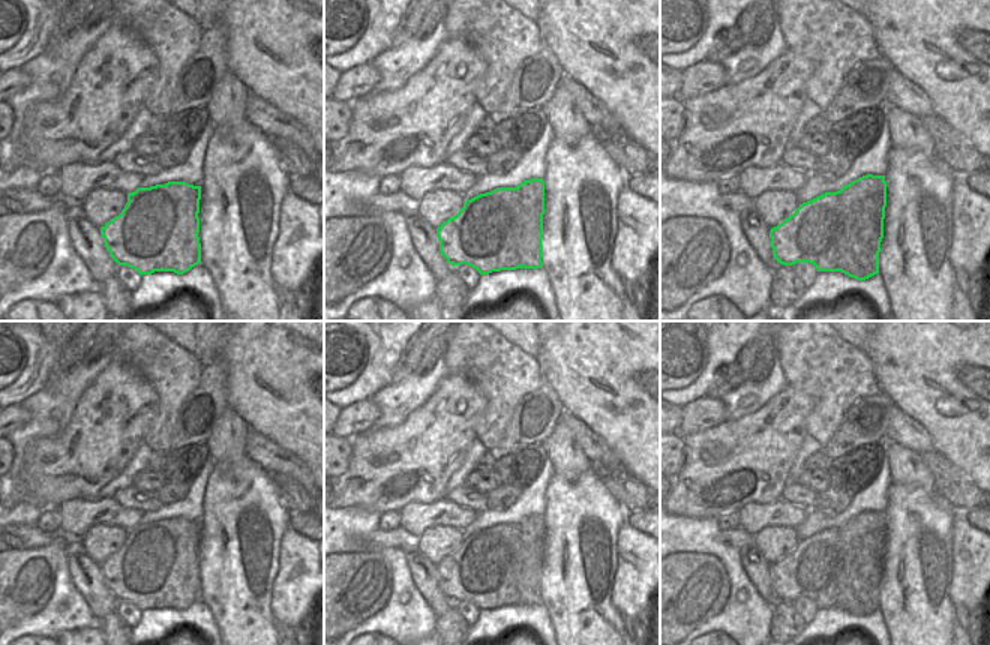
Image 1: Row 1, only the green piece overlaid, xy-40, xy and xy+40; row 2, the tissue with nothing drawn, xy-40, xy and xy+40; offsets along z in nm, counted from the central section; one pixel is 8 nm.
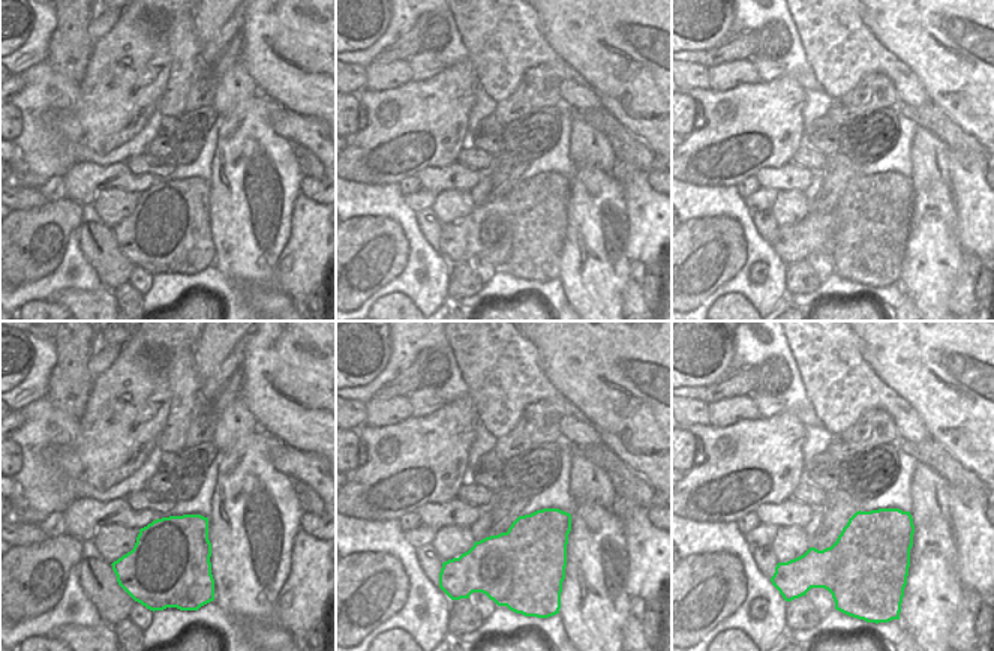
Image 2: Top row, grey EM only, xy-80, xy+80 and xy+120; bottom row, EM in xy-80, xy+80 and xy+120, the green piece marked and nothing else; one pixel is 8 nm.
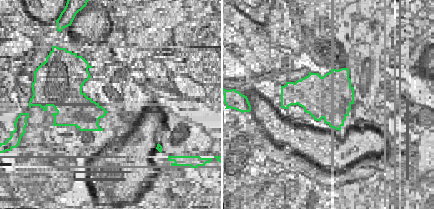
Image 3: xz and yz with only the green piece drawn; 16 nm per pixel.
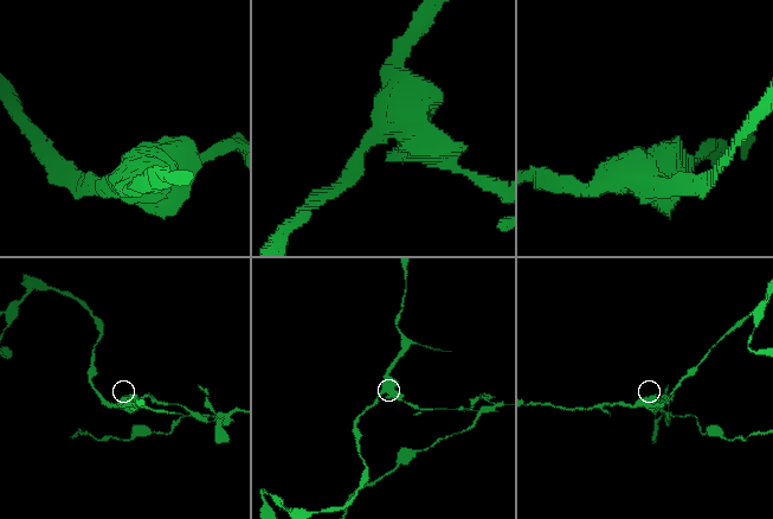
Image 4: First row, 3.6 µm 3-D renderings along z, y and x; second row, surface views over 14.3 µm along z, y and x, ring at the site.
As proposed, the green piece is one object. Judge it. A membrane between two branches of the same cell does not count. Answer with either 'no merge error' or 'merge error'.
merge error

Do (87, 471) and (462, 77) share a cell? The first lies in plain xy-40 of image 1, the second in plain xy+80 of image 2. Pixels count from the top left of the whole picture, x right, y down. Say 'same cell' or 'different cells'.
same cell

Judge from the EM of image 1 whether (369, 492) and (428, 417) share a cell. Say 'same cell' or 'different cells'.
same cell

